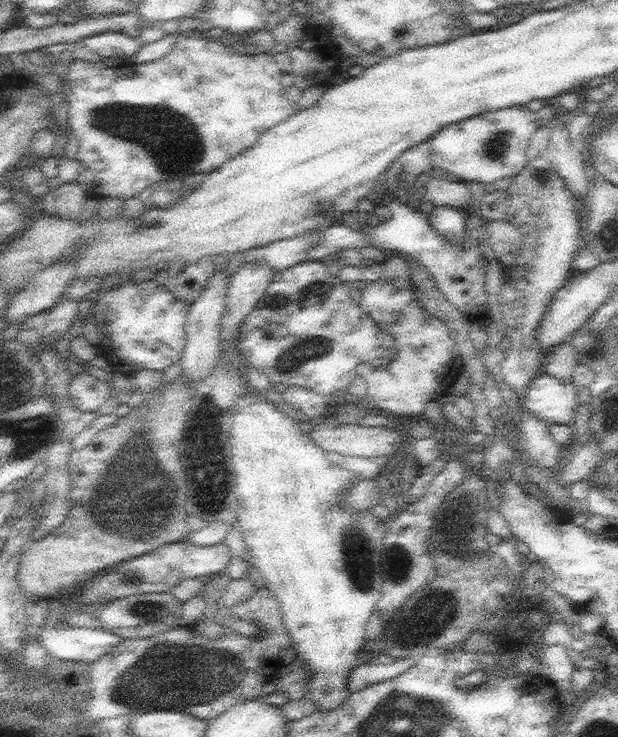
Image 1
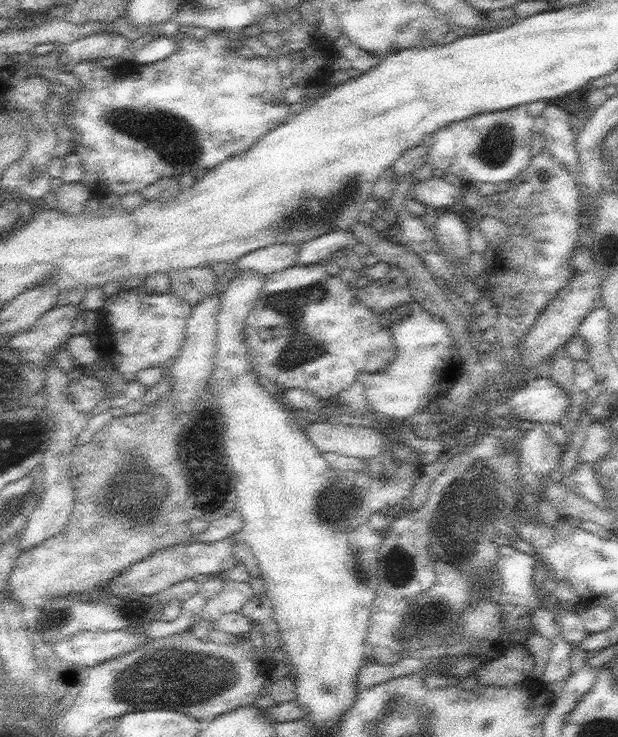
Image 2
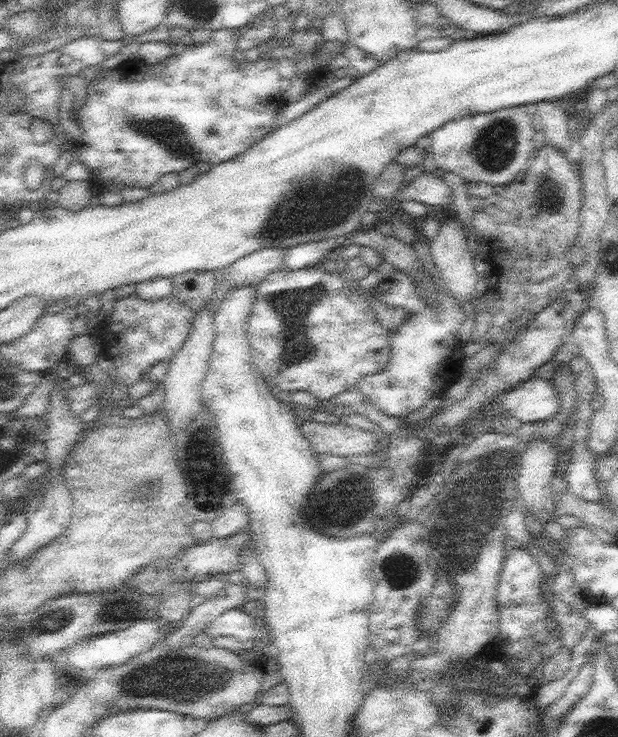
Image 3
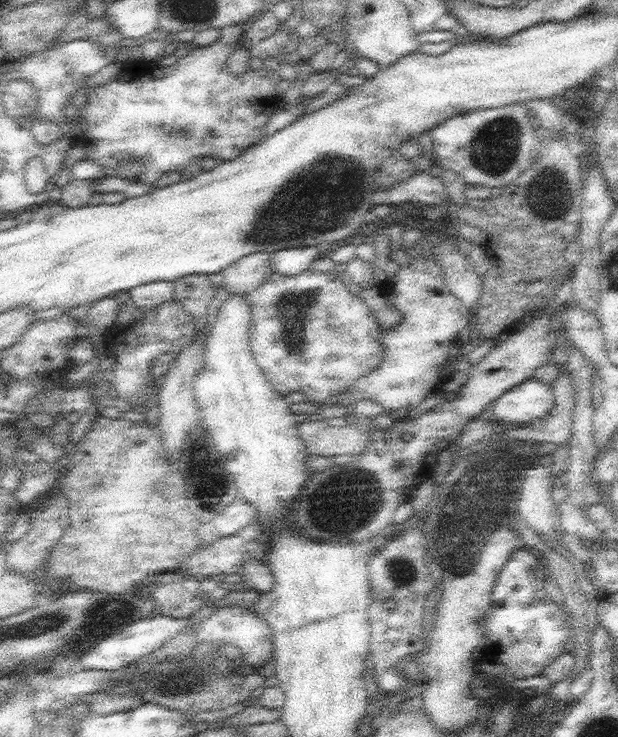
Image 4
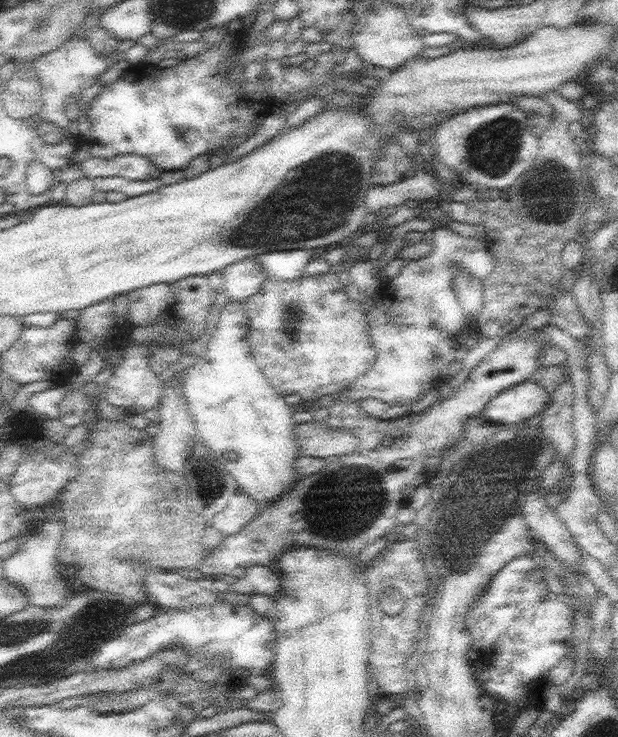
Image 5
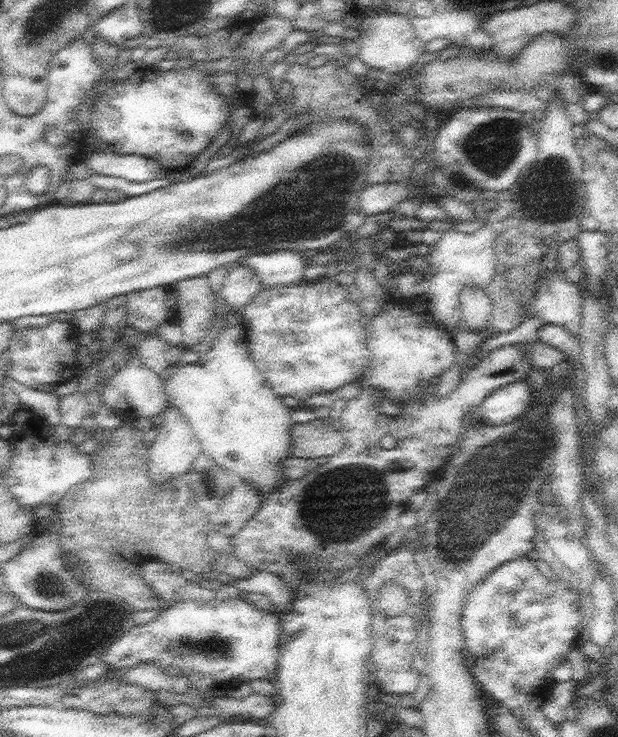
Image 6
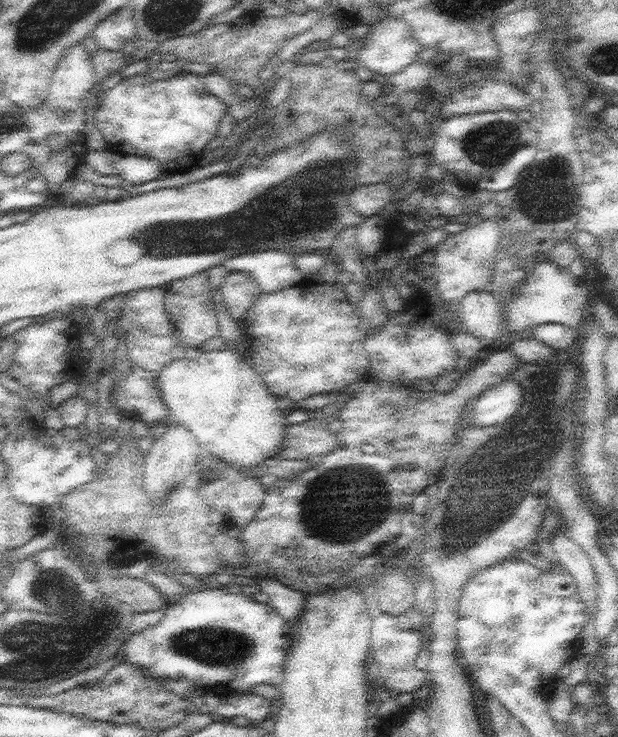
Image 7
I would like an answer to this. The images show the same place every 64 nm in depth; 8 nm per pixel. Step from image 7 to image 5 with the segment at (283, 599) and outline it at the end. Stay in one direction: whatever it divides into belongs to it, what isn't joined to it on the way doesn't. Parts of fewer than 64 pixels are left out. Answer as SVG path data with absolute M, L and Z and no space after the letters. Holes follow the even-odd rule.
M251 566L243 578L231 580L231 588L243 596L251 594L265 594L265 596L277 596L281 590L281 578L275 570L267 566Z

